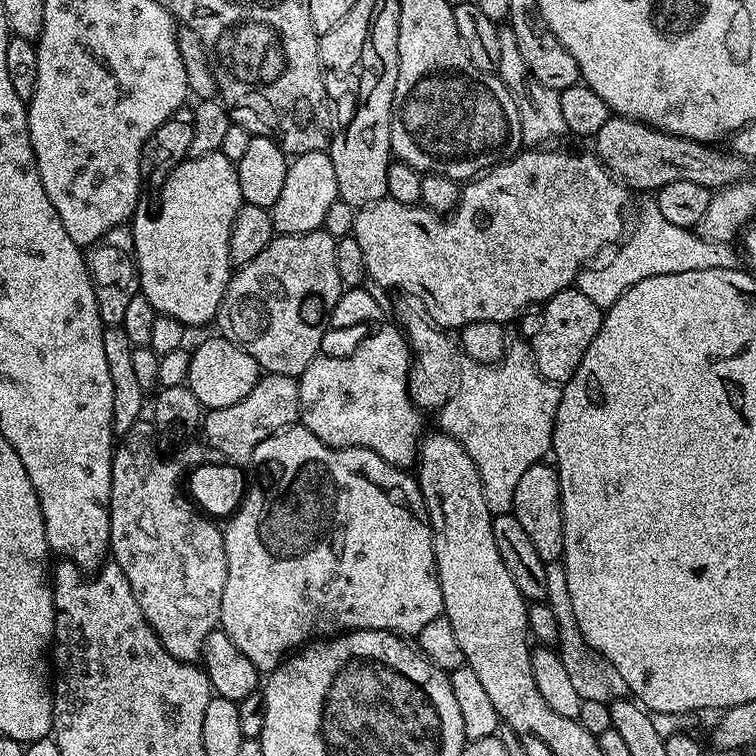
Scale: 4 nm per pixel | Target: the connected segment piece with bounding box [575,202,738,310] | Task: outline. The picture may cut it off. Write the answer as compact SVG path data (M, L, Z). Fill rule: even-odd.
M648 202L641 206L636 225L633 228L631 225L626 239L615 249L616 257L601 268L585 267L576 275L575 287L579 288L582 294L586 294L586 298L590 298L594 306L606 310L611 304L618 302L618 298L626 290L630 290L630 286L642 282L642 278L654 278L658 274L686 274L686 270L737 267L738 252L732 248L734 247L731 243L703 241L696 236L693 229L666 222L666 218L662 218L662 210L658 210L656 203Z

